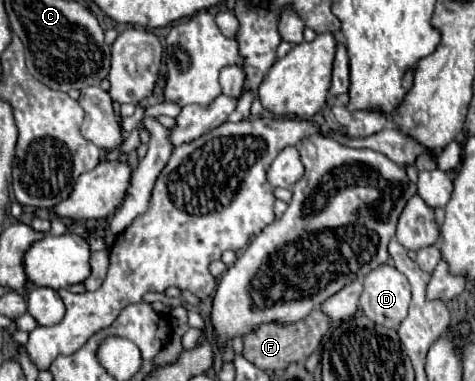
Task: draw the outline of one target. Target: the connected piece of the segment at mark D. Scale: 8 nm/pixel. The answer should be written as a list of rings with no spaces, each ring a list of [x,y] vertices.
[[[381,265],[365,277],[363,287],[365,289],[359,299],[361,311],[373,323],[397,329],[399,323],[407,317],[411,303],[407,277],[393,265]]]

